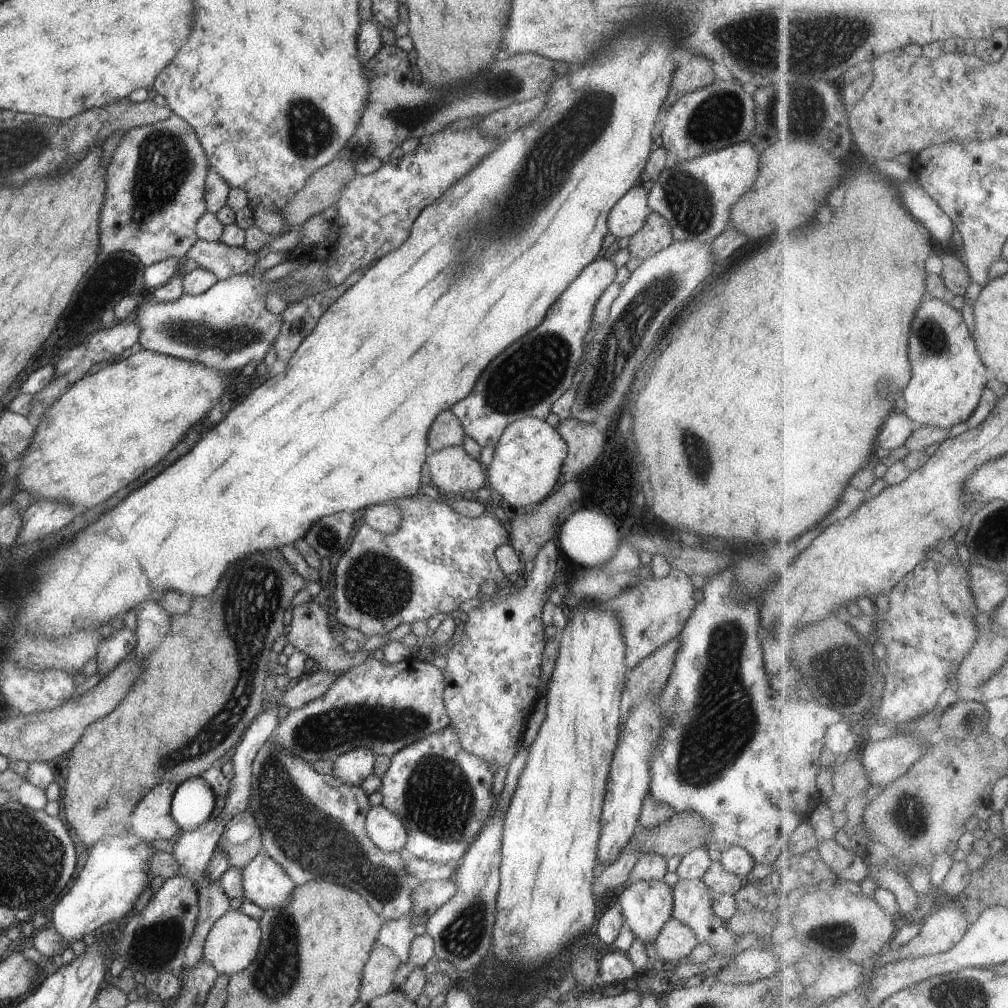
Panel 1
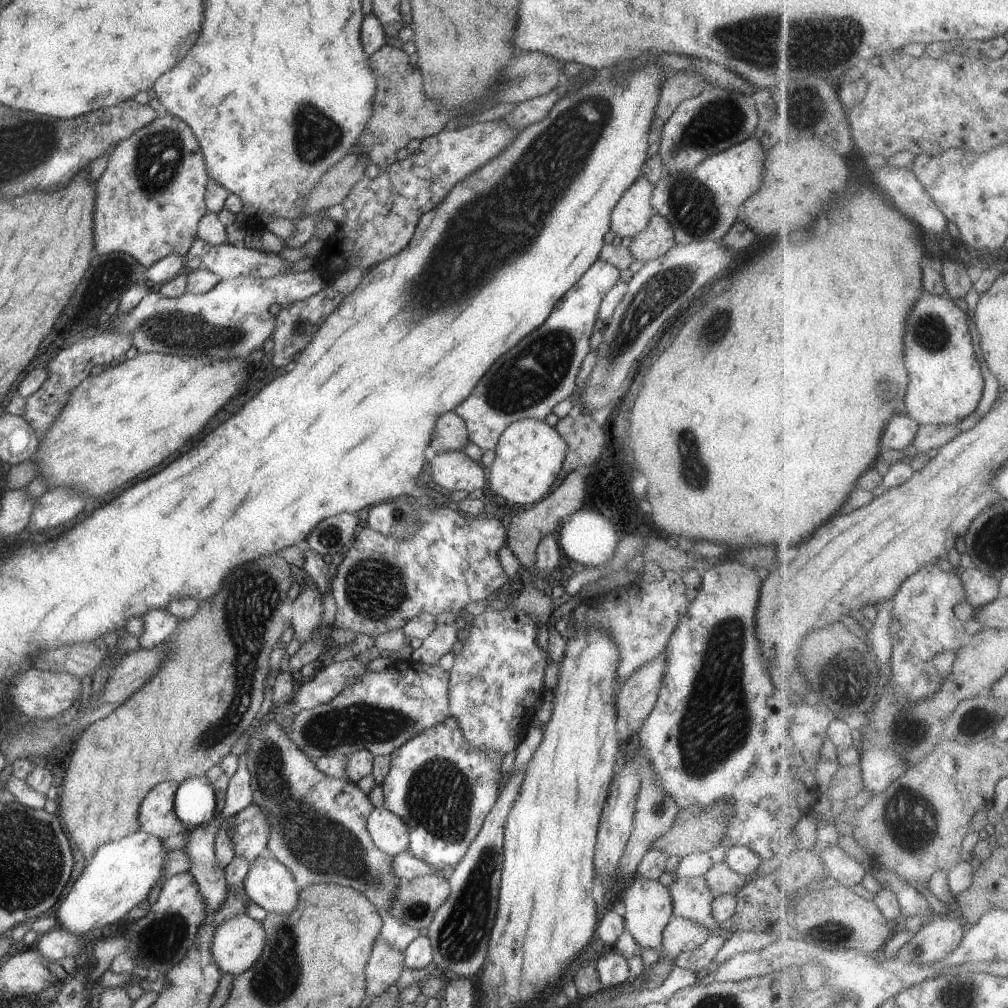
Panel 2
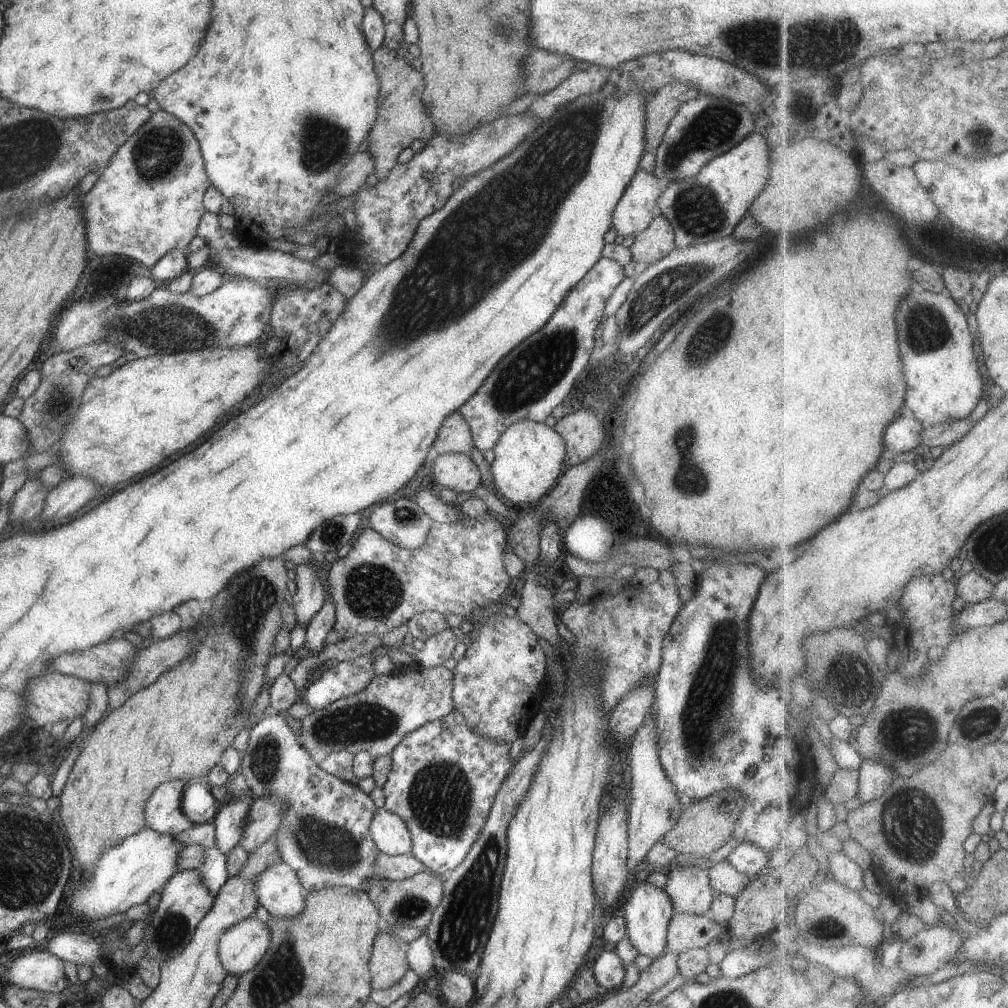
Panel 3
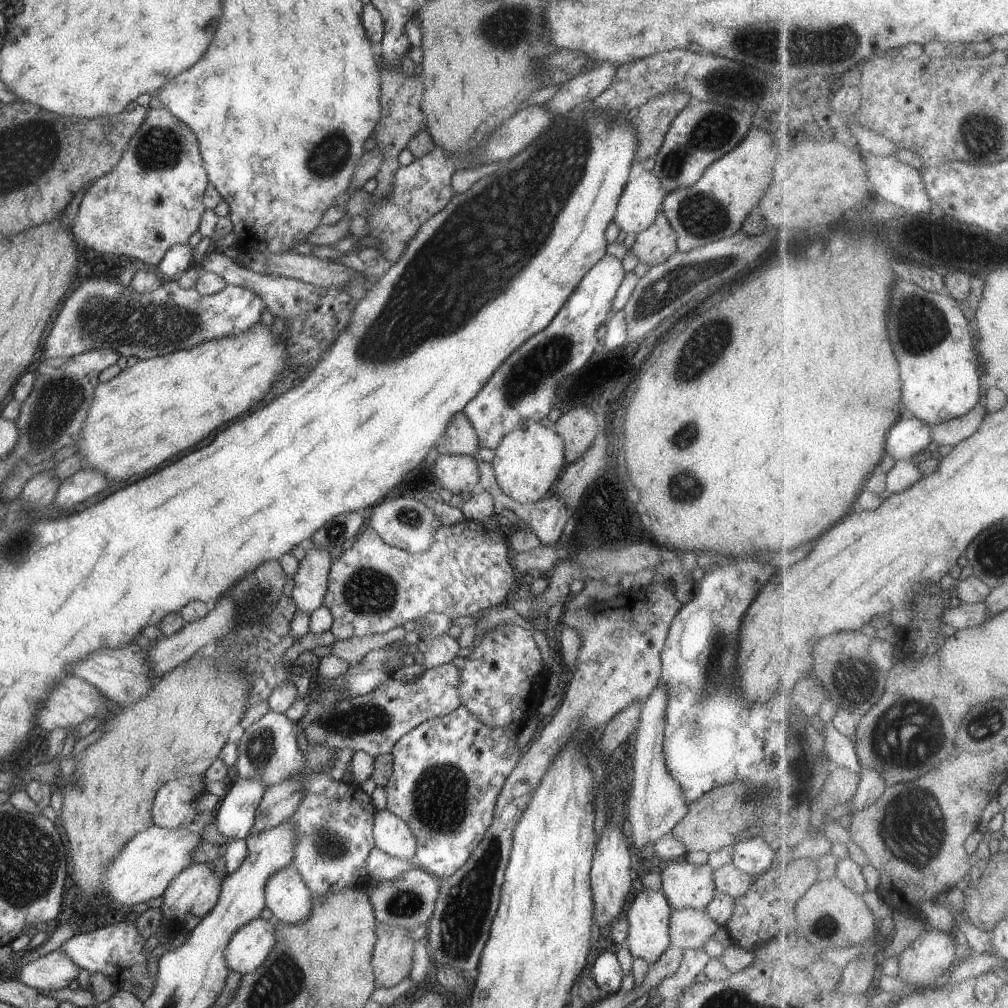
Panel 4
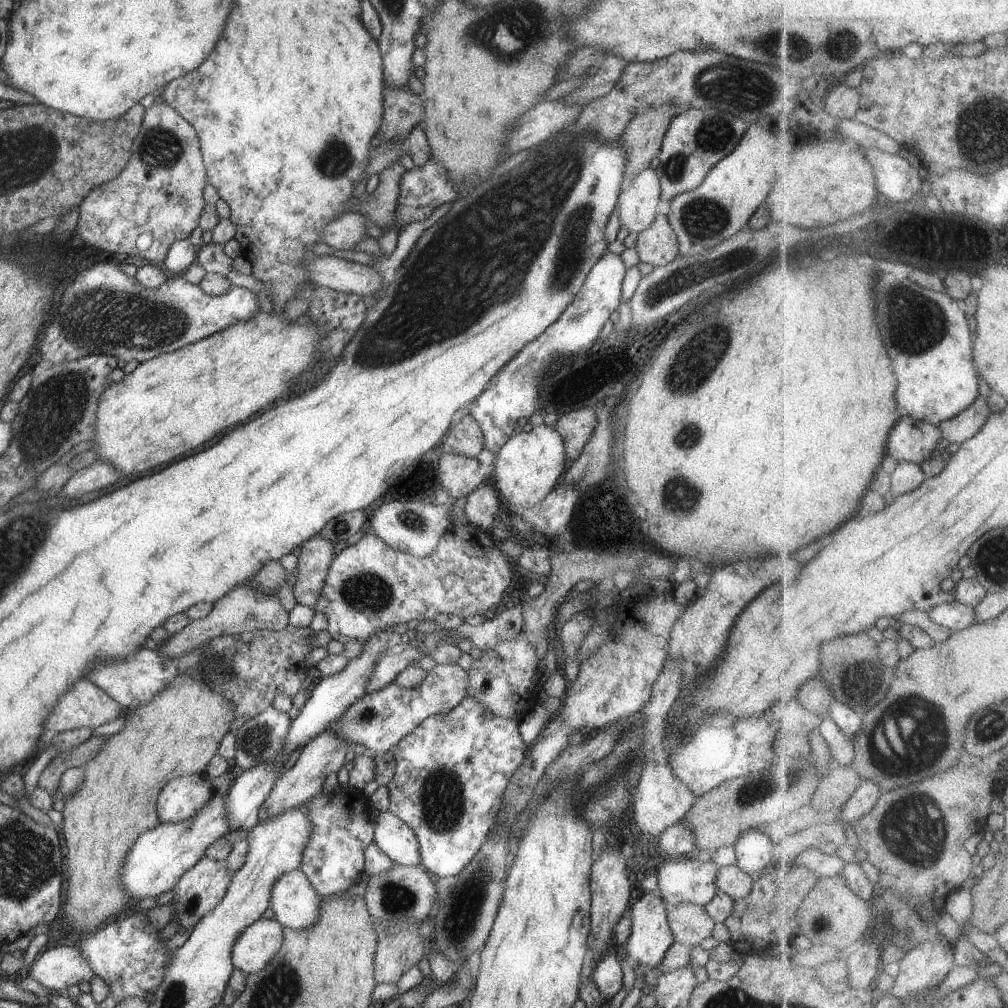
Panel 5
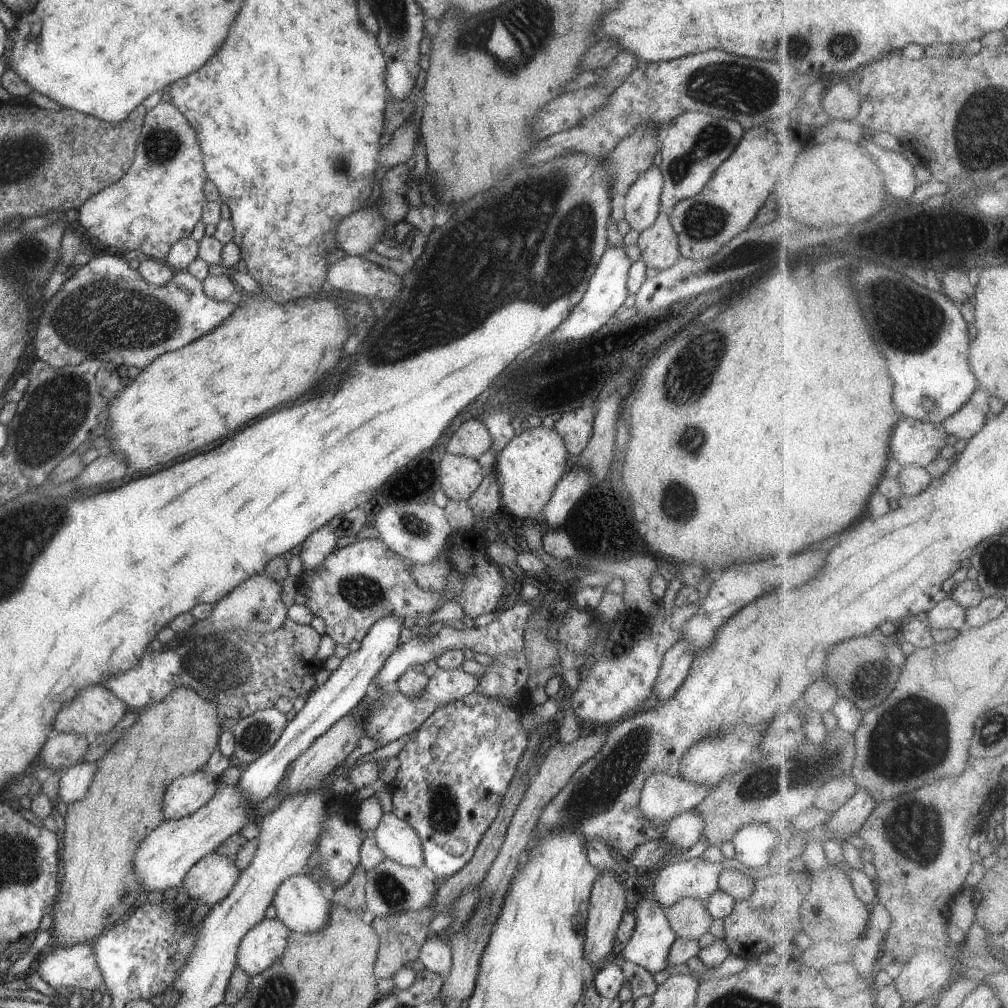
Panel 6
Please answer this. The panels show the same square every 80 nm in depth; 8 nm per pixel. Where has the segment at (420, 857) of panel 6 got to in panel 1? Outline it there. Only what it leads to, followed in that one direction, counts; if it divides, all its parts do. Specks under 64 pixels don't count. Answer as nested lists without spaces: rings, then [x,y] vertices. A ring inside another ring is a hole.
[[[383,805],[368,812],[365,830],[372,843],[382,851],[400,853],[406,847],[407,831],[403,822]]]

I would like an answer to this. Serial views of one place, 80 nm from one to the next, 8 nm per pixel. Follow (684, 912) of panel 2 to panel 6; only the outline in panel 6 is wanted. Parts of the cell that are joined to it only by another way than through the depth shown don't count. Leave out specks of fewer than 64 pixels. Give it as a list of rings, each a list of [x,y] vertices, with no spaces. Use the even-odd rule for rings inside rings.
[[[671,856],[654,880],[652,896],[663,908],[682,900],[696,898],[706,902],[718,890],[718,880],[725,868],[701,857],[680,861]]]

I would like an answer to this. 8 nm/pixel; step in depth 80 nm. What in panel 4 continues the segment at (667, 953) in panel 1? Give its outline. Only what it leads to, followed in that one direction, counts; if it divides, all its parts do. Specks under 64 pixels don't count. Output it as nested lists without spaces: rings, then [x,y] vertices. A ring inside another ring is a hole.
[[[692,907],[676,909],[669,918],[669,935],[674,947],[702,949],[719,930],[719,924],[705,910]]]

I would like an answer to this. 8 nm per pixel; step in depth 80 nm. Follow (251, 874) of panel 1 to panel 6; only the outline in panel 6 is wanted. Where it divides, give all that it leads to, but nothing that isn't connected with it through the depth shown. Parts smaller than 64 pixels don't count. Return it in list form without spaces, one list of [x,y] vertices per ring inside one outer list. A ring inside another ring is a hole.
[[[298,874],[286,878],[278,888],[272,902],[276,910],[277,919],[288,928],[289,931],[301,934],[320,932],[320,928],[326,928],[328,916],[331,916],[332,903],[329,893],[325,891],[317,881],[312,880],[306,874]]]

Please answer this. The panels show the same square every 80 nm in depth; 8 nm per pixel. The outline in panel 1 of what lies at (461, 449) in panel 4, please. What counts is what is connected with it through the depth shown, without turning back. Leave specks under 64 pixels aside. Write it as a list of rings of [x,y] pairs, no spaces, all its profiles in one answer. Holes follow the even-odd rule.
[[[450,409],[444,410],[436,416],[428,432],[427,445],[433,451],[443,450],[450,446],[463,447],[465,436],[460,420],[456,419]]]

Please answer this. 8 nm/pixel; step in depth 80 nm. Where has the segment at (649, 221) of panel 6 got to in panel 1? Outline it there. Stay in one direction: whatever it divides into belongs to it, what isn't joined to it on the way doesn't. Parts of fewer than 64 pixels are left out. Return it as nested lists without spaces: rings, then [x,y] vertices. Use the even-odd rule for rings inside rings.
[[[637,184],[610,210],[607,226],[617,239],[632,237],[642,229],[652,213],[648,207],[648,194],[649,190]]]

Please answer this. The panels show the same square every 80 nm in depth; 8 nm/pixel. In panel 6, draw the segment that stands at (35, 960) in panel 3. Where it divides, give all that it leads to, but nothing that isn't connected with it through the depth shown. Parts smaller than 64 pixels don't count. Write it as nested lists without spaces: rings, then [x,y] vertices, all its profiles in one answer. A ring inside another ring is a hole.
[[[92,944],[72,946],[72,948],[54,948],[53,952],[44,954],[39,963],[38,976],[52,989],[61,987],[86,988],[100,990],[104,998],[109,994],[104,986],[94,948]]]

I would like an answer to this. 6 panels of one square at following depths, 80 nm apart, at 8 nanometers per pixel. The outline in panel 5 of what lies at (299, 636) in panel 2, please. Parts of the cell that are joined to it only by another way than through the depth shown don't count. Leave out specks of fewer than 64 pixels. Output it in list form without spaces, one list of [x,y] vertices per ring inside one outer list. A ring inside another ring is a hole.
[[[322,534],[312,536],[304,542],[298,556],[298,574],[294,583],[296,603],[312,608],[316,606],[320,592],[334,560],[335,544],[324,540]]]

